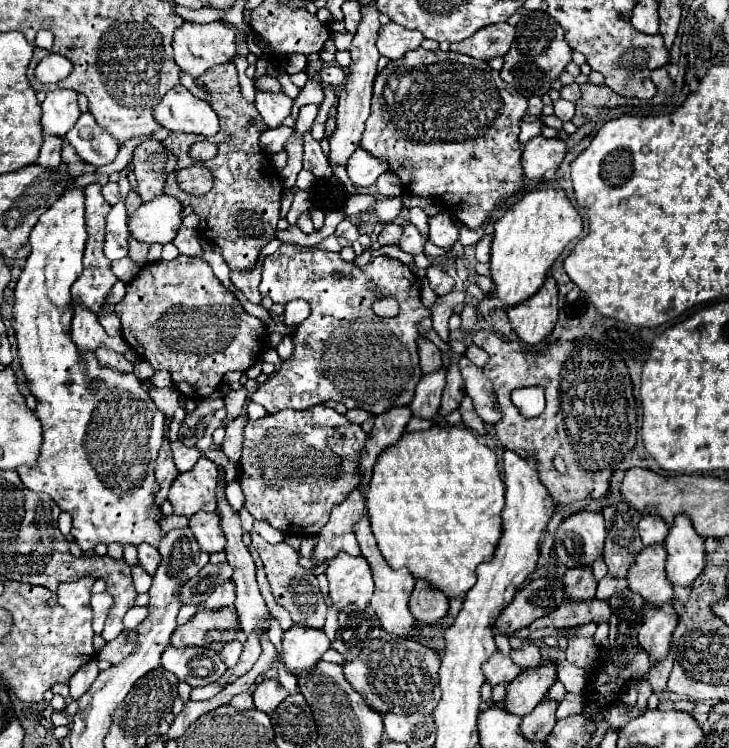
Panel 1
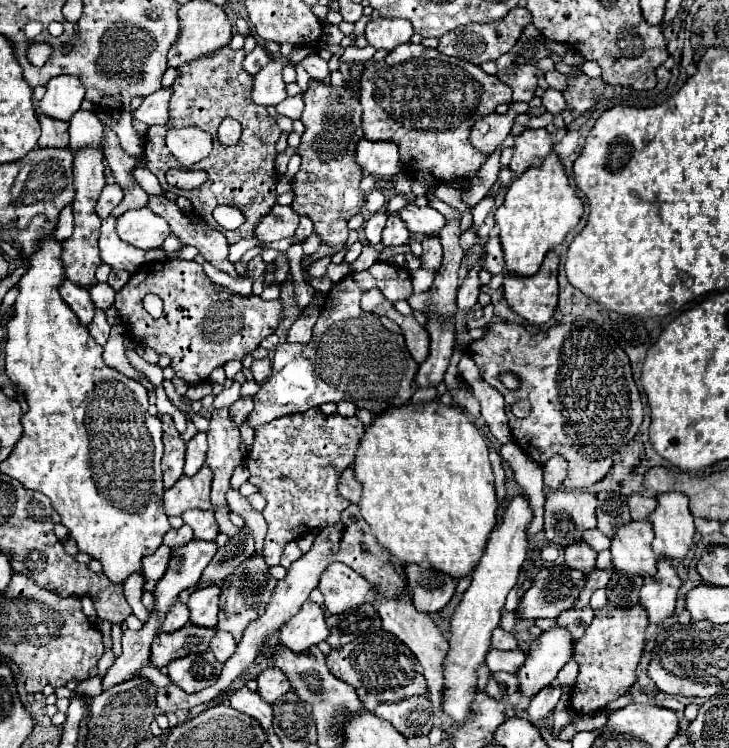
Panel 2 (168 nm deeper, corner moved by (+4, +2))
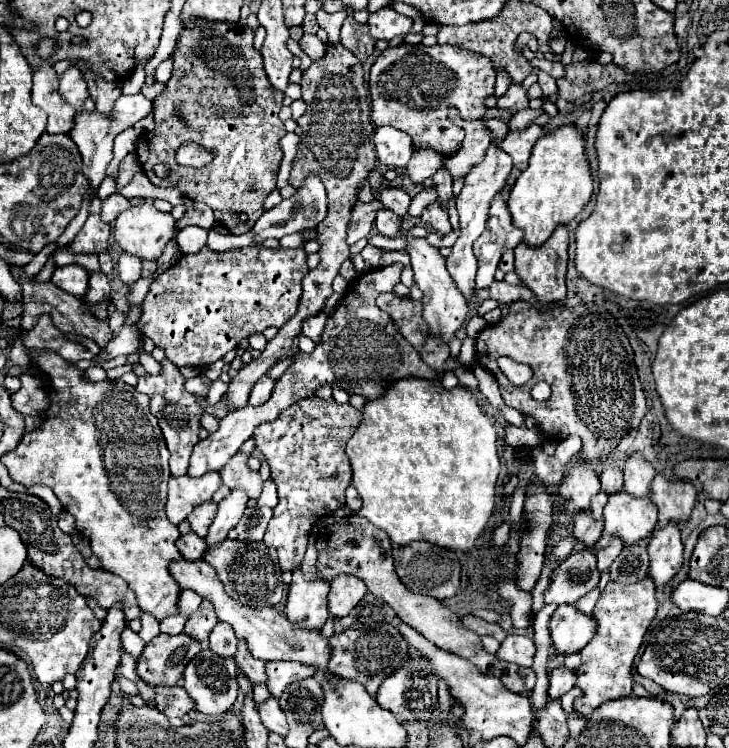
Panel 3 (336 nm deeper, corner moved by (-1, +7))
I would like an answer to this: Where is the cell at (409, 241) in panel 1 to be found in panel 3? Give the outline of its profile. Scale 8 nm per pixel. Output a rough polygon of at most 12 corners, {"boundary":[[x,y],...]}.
{"boundary":[[379,209],[375,227],[385,237],[397,237],[401,217]]}

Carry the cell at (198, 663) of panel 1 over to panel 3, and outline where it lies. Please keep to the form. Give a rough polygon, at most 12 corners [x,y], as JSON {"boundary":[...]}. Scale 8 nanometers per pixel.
{"boundary":[[211,649],[185,667],[183,687],[205,715],[227,713],[239,693],[233,659]]}

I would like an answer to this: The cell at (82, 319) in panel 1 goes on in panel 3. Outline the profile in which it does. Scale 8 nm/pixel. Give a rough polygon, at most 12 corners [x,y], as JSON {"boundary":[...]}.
{"boundary":[[81,265],[57,267],[51,283],[85,297],[89,273]]}

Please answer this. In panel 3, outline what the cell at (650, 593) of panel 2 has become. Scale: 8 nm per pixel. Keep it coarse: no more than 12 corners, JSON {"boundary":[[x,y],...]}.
{"boundary":[[679,525],[649,537],[649,577],[667,585],[683,565]]}

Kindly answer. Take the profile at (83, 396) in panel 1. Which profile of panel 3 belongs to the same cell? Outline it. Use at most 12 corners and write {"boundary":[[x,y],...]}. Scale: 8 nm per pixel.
{"boundary":[[33,365],[51,405],[1,457],[45,483],[139,609],[177,615],[149,397]]}

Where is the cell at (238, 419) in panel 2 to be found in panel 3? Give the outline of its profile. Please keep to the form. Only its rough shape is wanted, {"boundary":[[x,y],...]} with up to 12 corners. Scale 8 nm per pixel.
{"boundary":[[269,375],[255,383],[249,405],[261,405],[271,397],[275,379]]}

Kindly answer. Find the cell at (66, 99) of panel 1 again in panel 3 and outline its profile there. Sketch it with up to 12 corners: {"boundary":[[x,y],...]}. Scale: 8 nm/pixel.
{"boundary":[[75,65],[63,73],[59,93],[75,109],[89,97]]}

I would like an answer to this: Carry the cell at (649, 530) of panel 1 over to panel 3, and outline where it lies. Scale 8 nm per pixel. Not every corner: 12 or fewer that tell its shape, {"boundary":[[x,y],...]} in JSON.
{"boundary":[[641,455],[625,459],[623,489],[633,497],[651,495],[655,467]]}

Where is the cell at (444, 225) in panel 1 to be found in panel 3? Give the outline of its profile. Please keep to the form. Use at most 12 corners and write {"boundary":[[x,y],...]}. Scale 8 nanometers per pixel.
{"boundary":[[377,187],[373,197],[399,217],[407,215],[411,197],[397,187]]}

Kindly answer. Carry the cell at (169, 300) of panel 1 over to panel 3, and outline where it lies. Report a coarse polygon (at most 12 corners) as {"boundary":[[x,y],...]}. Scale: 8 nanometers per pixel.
{"boundary":[[203,247],[151,283],[137,327],[207,367],[283,327],[303,247]]}

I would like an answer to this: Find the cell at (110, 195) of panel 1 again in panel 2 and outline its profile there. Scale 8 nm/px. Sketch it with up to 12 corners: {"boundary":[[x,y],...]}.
{"boundary":[[106,184],[96,214],[106,218],[120,204],[122,188]]}

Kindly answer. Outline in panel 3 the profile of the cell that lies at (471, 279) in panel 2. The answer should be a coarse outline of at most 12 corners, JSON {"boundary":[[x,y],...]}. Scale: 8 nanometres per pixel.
{"boundary":[[503,191],[473,245],[477,291],[495,281],[501,255],[523,241]]}

